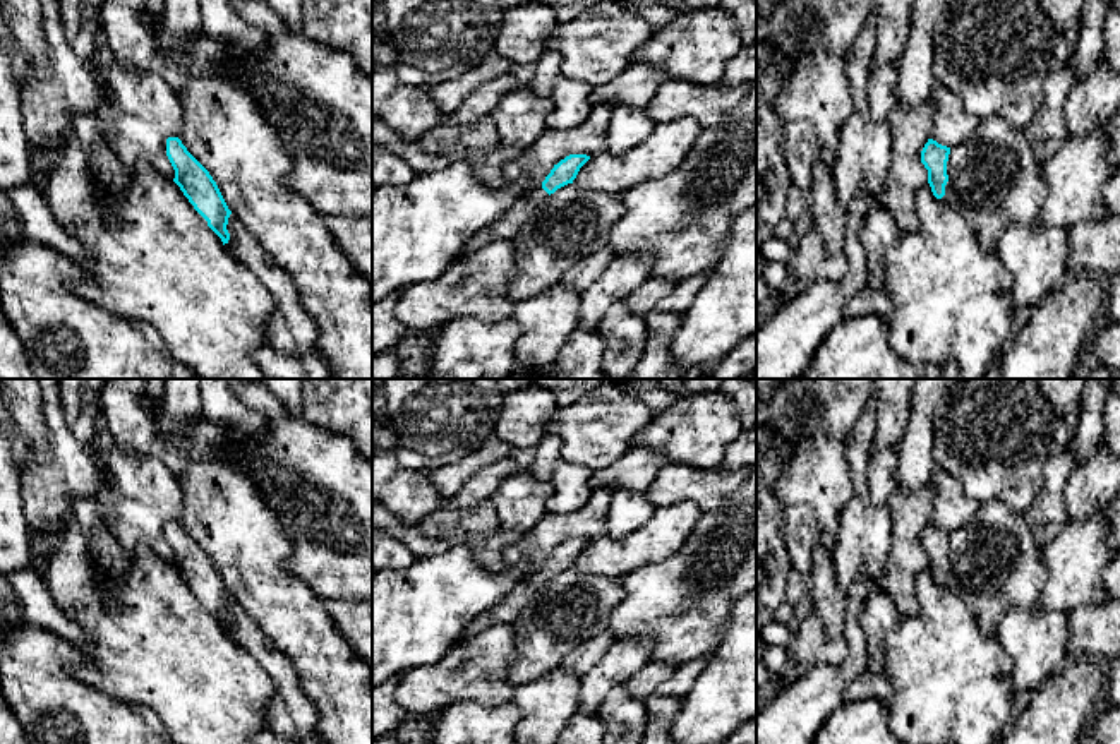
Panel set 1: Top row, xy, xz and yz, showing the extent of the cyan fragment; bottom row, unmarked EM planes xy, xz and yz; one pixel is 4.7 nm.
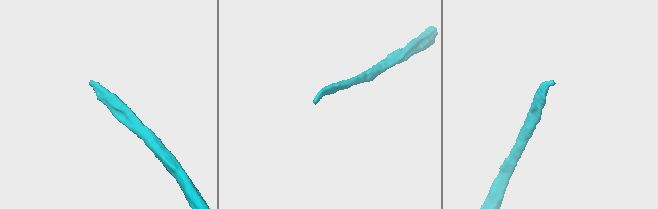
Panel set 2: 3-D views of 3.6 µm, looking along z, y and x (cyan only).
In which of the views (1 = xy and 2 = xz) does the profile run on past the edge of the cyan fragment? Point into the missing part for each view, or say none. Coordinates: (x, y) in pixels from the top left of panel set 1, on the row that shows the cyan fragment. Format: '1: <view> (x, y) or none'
1: none
2: xz (513, 218)

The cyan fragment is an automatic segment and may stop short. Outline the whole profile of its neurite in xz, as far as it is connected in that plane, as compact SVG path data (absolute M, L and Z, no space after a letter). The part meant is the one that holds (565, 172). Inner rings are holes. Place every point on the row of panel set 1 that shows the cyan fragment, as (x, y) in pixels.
M569 154L561 159L545 180L523 194L511 207L508 207L503 216L477 235L470 238L470 242L461 249L460 257L467 257L475 250L482 249L484 245L496 242L496 240L513 240L515 235L521 230L527 223L530 214L557 189L573 183L580 168L590 159L587 154Z

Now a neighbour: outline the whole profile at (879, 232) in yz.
M873 207L864 219L859 240L866 255L866 286L882 288L885 276L885 254L902 237L892 214L883 207Z

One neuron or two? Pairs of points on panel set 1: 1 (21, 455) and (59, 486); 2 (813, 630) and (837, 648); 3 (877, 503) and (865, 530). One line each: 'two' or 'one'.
1: two
2: one
3: one

